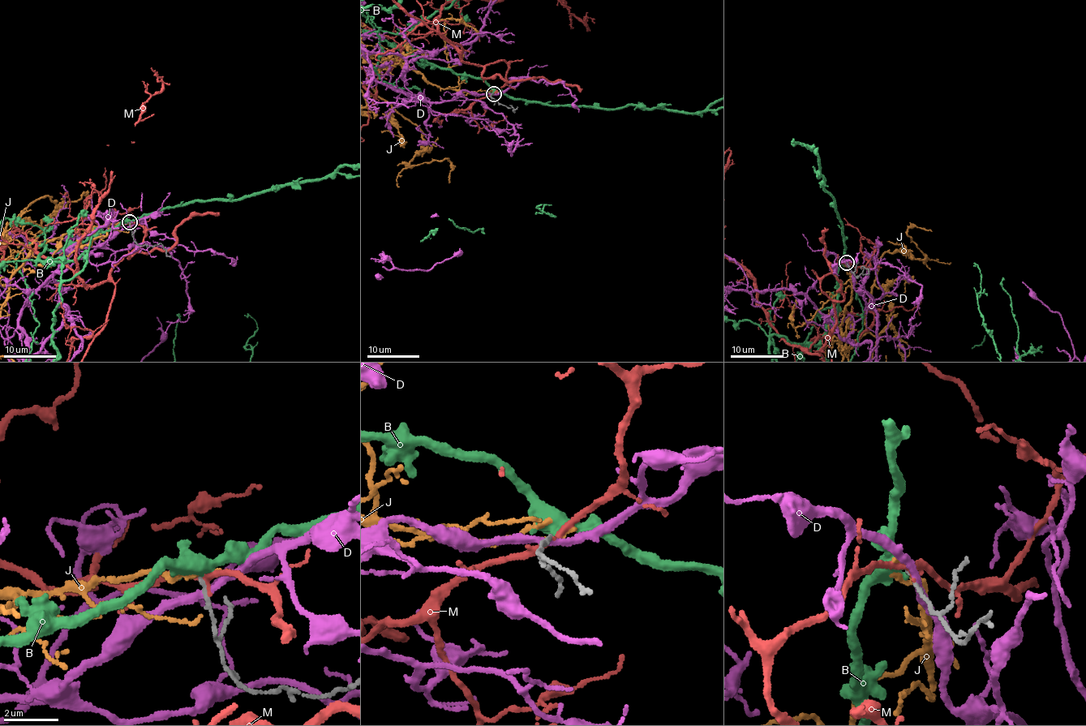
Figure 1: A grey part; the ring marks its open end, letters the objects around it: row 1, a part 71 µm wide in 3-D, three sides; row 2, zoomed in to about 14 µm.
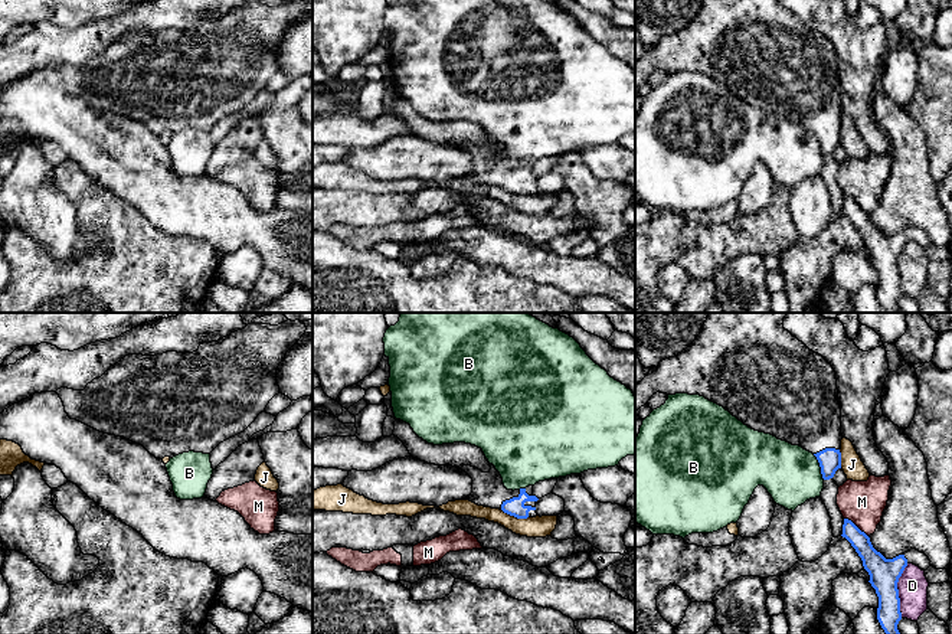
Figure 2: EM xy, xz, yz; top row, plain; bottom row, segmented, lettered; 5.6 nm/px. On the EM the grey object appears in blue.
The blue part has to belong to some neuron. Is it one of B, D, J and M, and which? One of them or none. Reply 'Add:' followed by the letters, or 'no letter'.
Add: no letter

